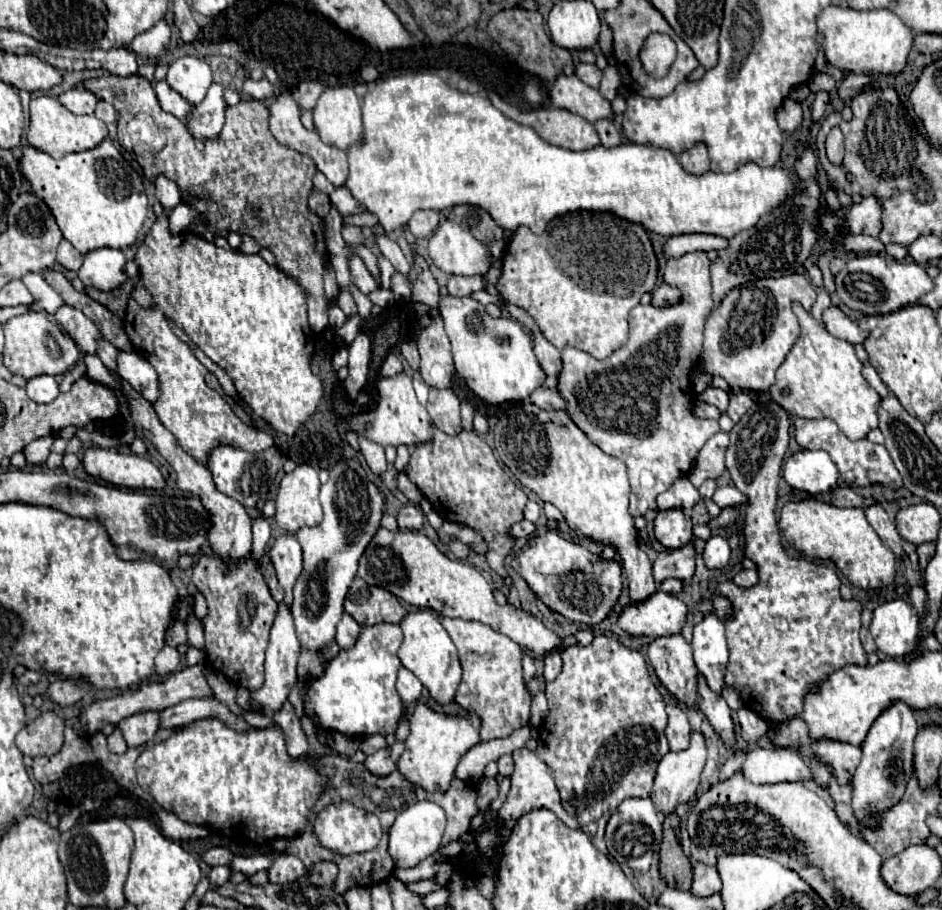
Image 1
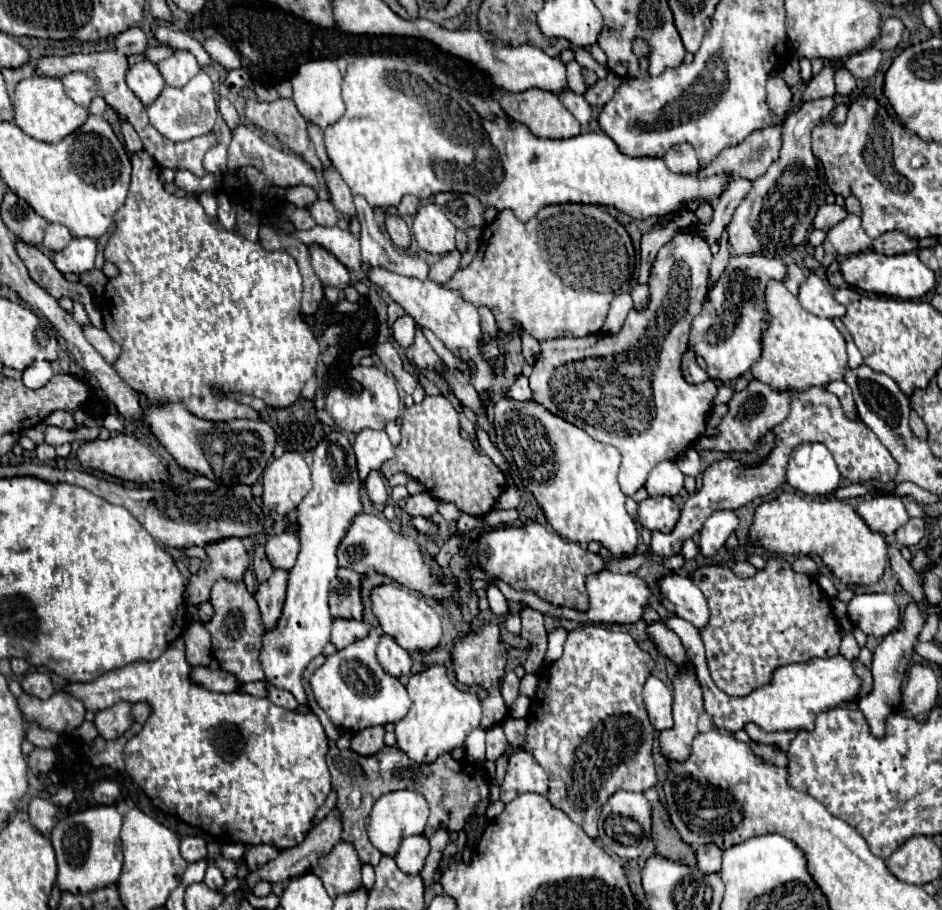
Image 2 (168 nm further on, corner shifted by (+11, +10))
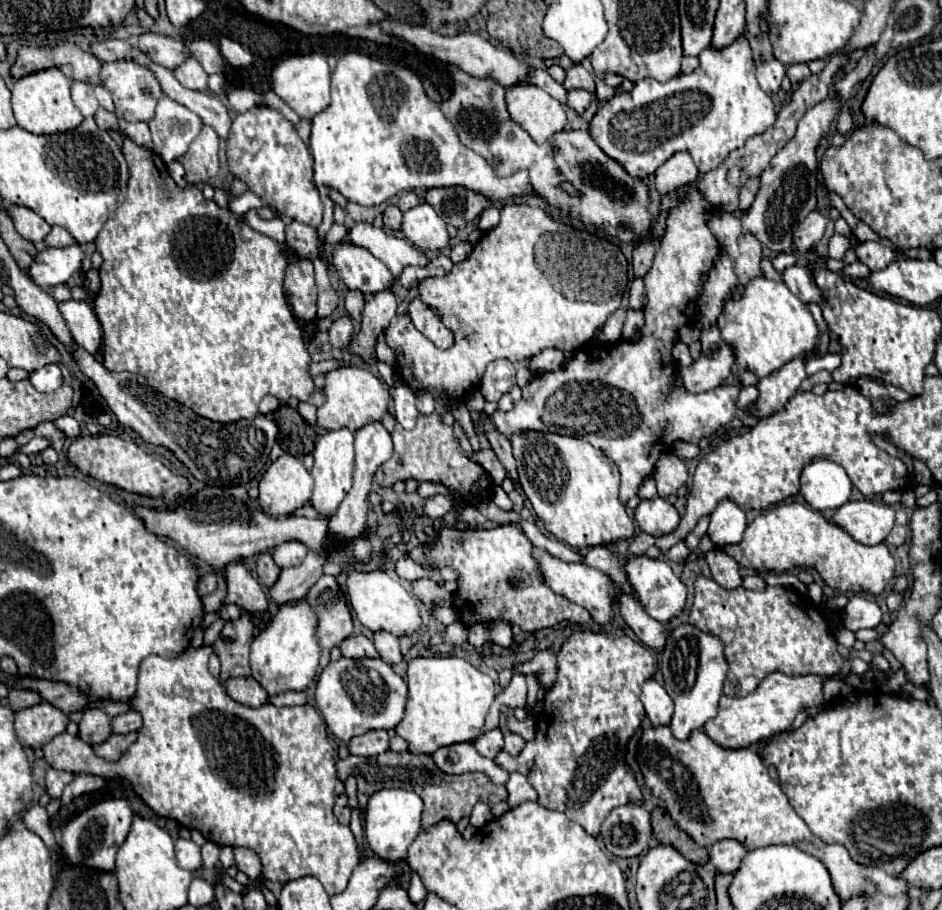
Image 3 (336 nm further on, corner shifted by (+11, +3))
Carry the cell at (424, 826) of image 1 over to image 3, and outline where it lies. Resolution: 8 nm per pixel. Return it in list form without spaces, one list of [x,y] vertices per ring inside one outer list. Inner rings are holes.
[[[405,789],[375,791],[369,797],[365,809],[365,839],[369,843],[369,849],[381,859],[389,859],[389,861],[405,859],[407,847],[421,831],[421,811],[423,811],[423,801],[413,791],[405,791]]]

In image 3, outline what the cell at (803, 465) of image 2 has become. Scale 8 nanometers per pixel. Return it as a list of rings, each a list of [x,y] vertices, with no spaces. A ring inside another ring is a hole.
[[[827,459],[811,461],[801,475],[801,495],[817,511],[839,509],[849,501],[853,483],[843,467]]]

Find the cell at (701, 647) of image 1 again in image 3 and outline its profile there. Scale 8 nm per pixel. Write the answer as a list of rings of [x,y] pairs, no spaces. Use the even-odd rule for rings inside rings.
[[[631,555],[625,563],[623,563],[623,571],[627,581],[633,587],[633,595],[637,597],[637,601],[643,605],[643,609],[657,619],[659,623],[667,625],[671,623],[681,609],[685,607],[685,599],[687,599],[687,587],[681,583],[681,579],[673,573],[673,569],[659,559],[651,559],[647,555]]]

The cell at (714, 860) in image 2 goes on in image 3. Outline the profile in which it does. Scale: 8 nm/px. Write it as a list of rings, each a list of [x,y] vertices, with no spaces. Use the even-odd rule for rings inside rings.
[[[723,839],[723,841],[717,841],[709,853],[711,853],[711,863],[715,865],[715,871],[717,873],[733,873],[737,871],[737,867],[741,865],[741,859],[745,857],[749,849],[735,841],[735,839]]]

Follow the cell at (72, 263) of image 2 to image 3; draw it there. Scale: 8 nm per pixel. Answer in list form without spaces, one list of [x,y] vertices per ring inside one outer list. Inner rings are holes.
[[[79,245],[55,249],[47,247],[37,253],[33,263],[29,265],[27,277],[43,291],[49,291],[51,287],[59,283],[67,283],[67,279],[81,269],[81,259],[85,253],[79,249]]]

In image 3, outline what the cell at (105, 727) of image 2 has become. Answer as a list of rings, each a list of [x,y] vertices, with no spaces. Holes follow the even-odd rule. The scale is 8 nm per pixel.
[[[87,709],[79,723],[79,739],[89,745],[103,743],[111,735],[111,717],[101,709]]]

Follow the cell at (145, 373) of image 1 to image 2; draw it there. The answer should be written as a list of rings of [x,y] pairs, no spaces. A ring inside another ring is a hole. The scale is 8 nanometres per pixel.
[[[85,326],[83,328],[85,332],[85,338],[93,344],[93,348],[109,362],[109,364],[115,364],[117,358],[121,356],[121,346],[107,334],[107,330],[101,330],[101,328],[95,328],[95,326]]]

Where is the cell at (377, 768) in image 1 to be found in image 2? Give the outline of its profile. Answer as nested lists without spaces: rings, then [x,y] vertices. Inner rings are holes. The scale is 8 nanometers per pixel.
[[[383,726],[365,728],[353,736],[351,748],[353,748],[353,752],[357,752],[361,756],[373,756],[385,746],[384,735],[385,728]]]

